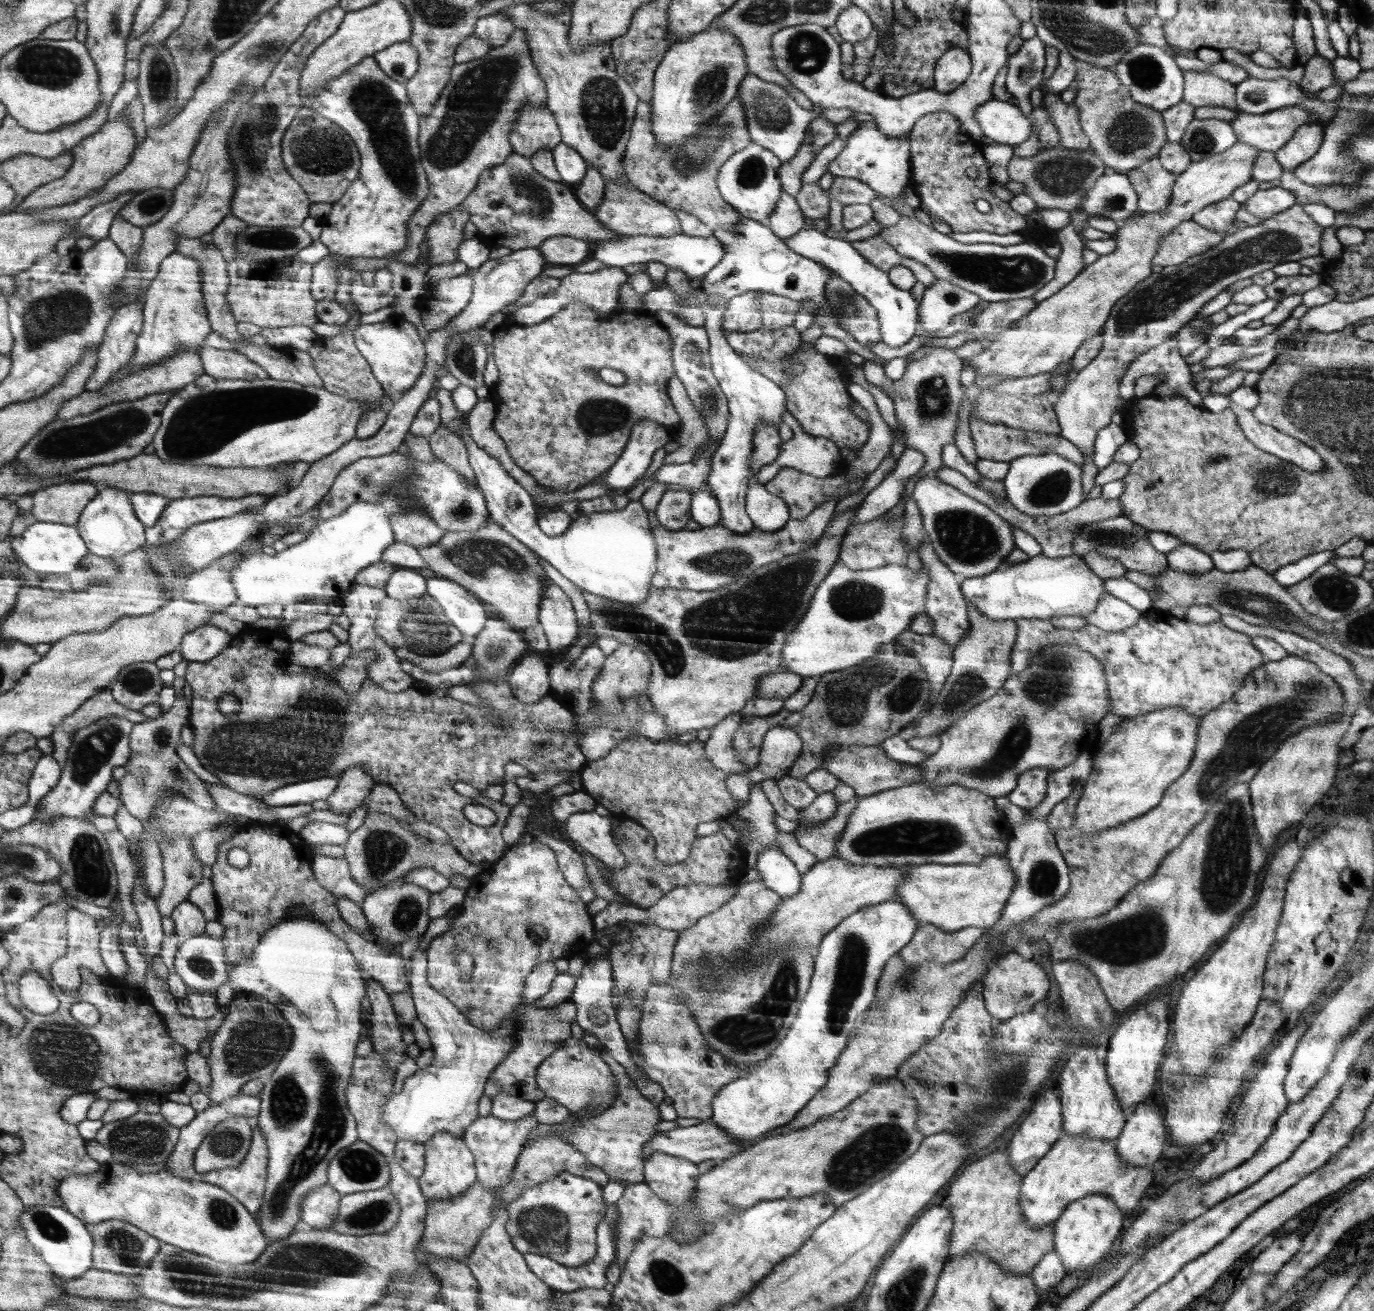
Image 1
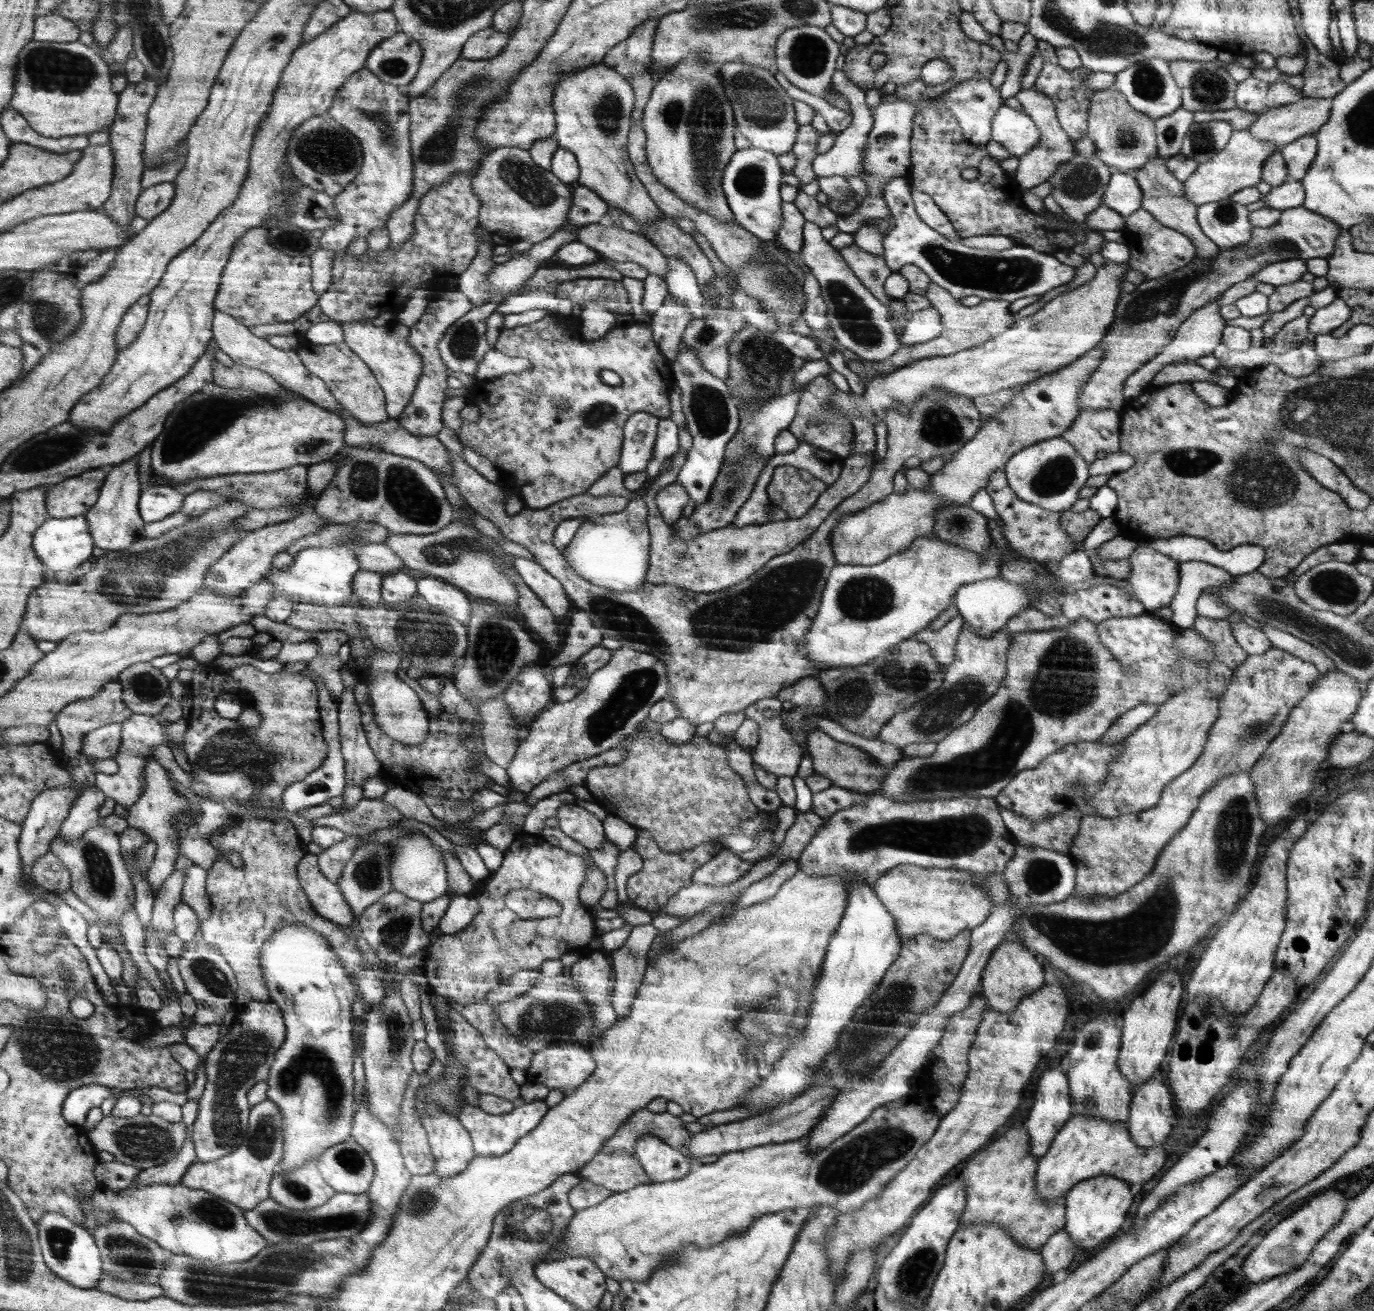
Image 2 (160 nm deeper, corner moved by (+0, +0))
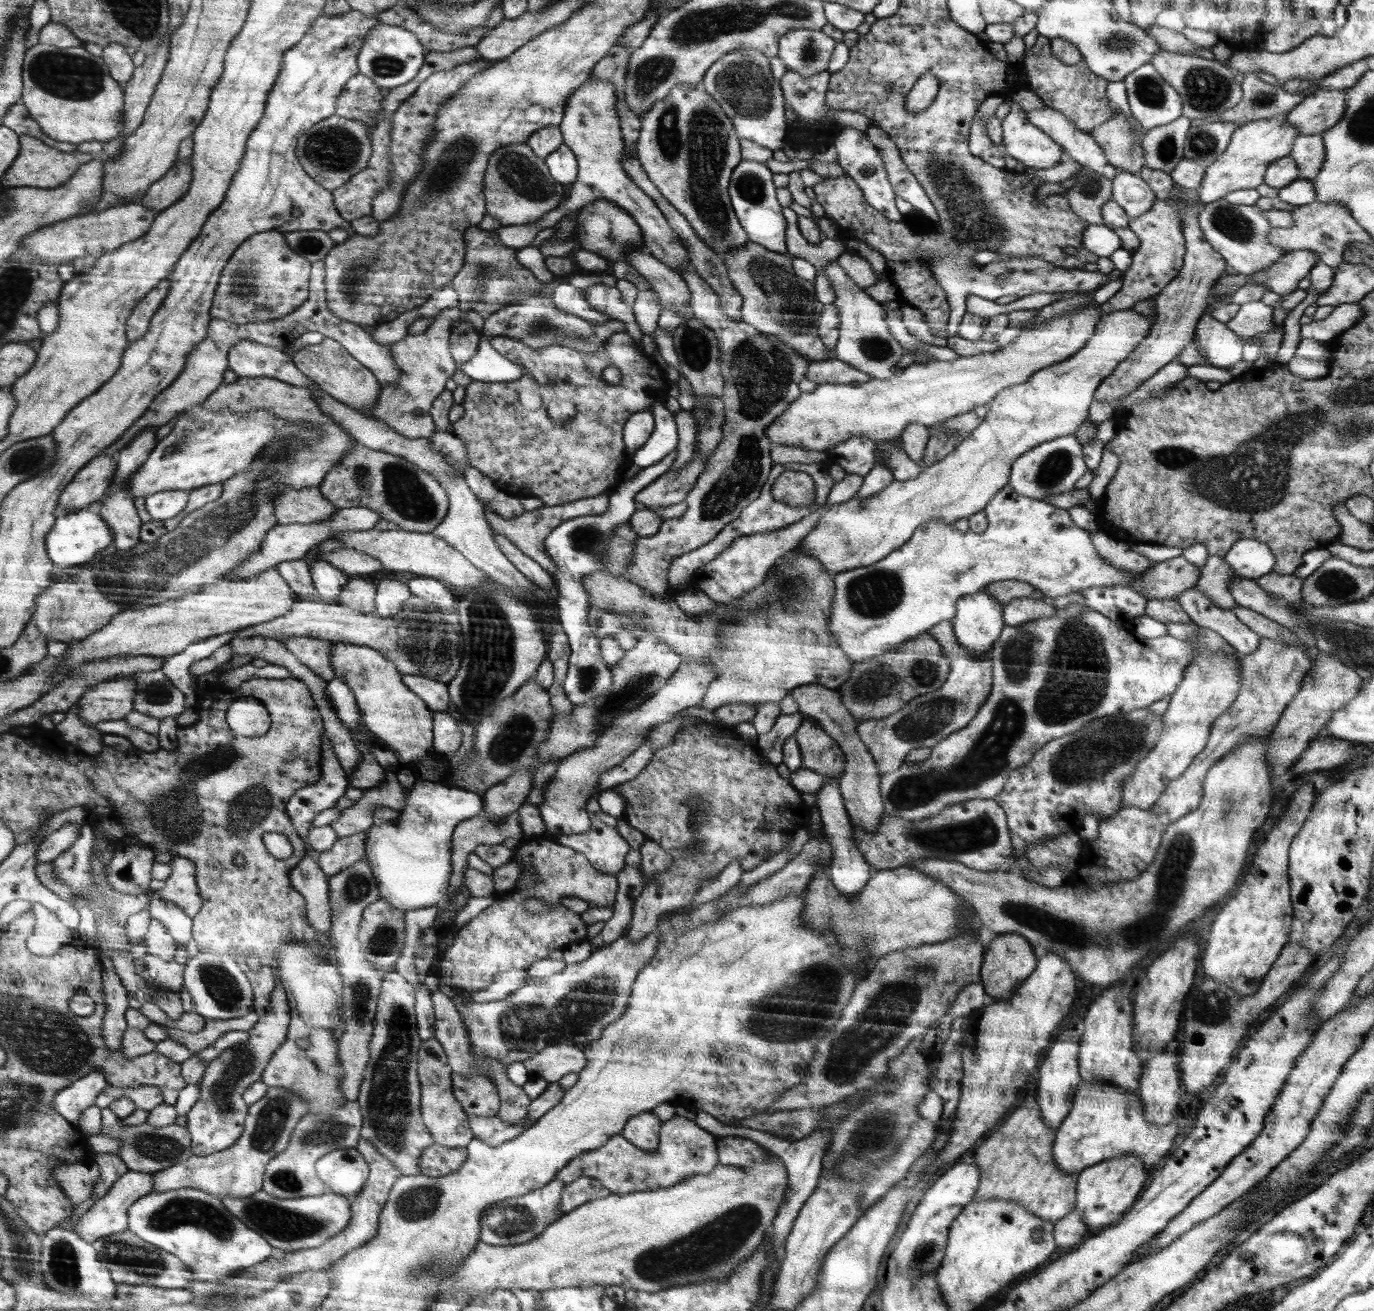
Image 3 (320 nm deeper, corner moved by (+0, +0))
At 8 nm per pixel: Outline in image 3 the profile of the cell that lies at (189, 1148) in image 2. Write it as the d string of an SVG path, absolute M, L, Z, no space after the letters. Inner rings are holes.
M128 1171L125 1172L106 1192L106 1195L98 1200L73 1226L73 1231L80 1234L84 1241L92 1244L104 1237L115 1233L120 1233L127 1228L127 1213L130 1206L138 1200L152 1192L153 1173Z

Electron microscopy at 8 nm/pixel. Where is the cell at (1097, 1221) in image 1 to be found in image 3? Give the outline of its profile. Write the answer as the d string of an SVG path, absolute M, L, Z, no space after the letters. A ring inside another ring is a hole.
M1122 1155L1080 1171L1076 1181L1076 1203L1073 1211L1080 1215L1086 1224L1086 1230L1104 1230L1121 1218L1137 1202L1142 1193L1142 1184L1147 1178L1148 1170L1134 1155Z

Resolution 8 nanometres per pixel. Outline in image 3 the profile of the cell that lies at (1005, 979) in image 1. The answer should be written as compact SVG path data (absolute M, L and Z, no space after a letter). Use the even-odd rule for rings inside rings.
M1016 933L998 935L990 942L984 952L978 980L985 991L987 1001L1005 1001L1016 994L1019 984L1036 968L1037 958L1033 949L1028 940Z

